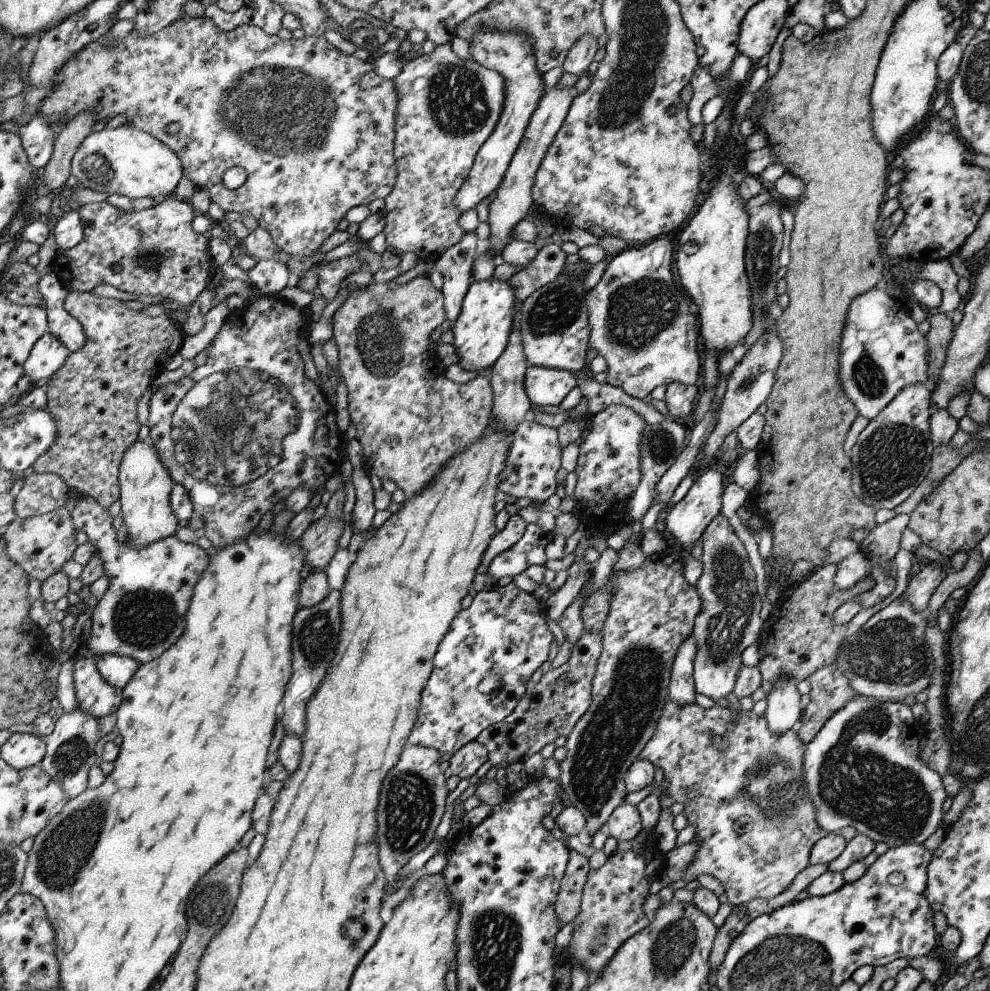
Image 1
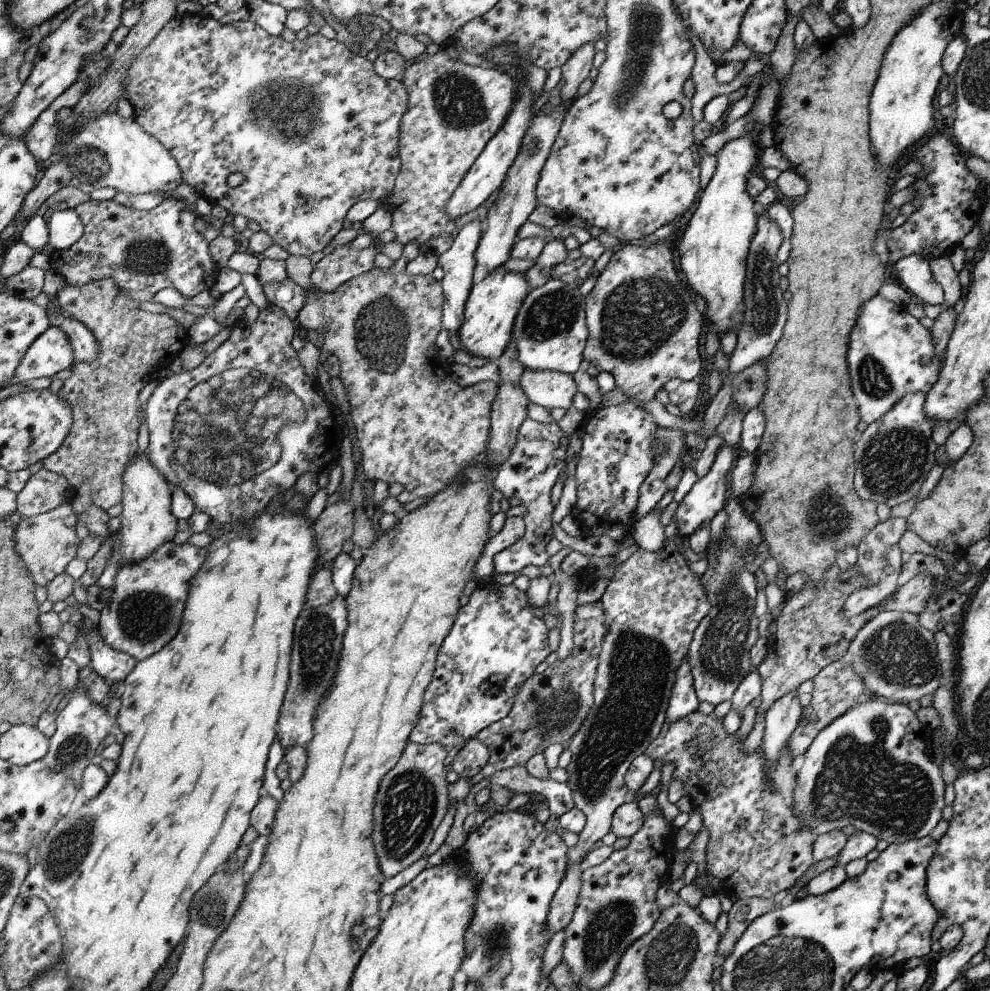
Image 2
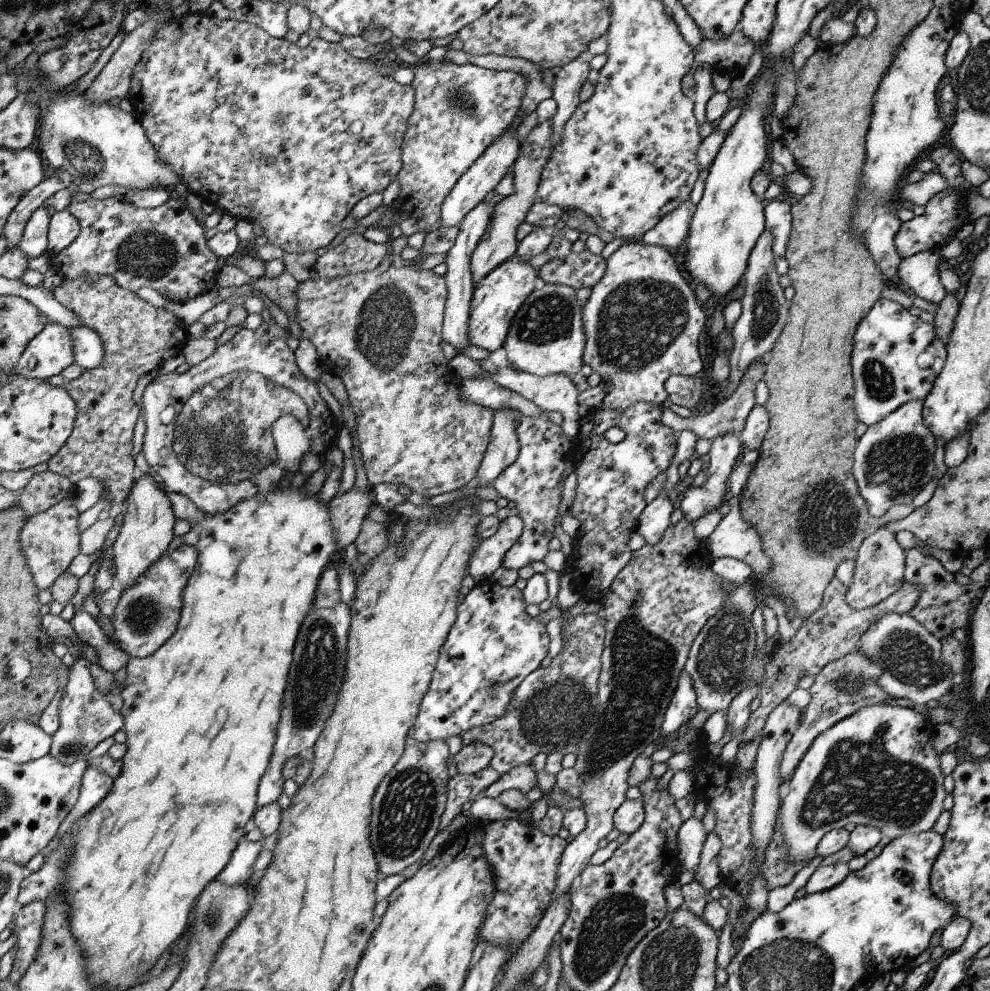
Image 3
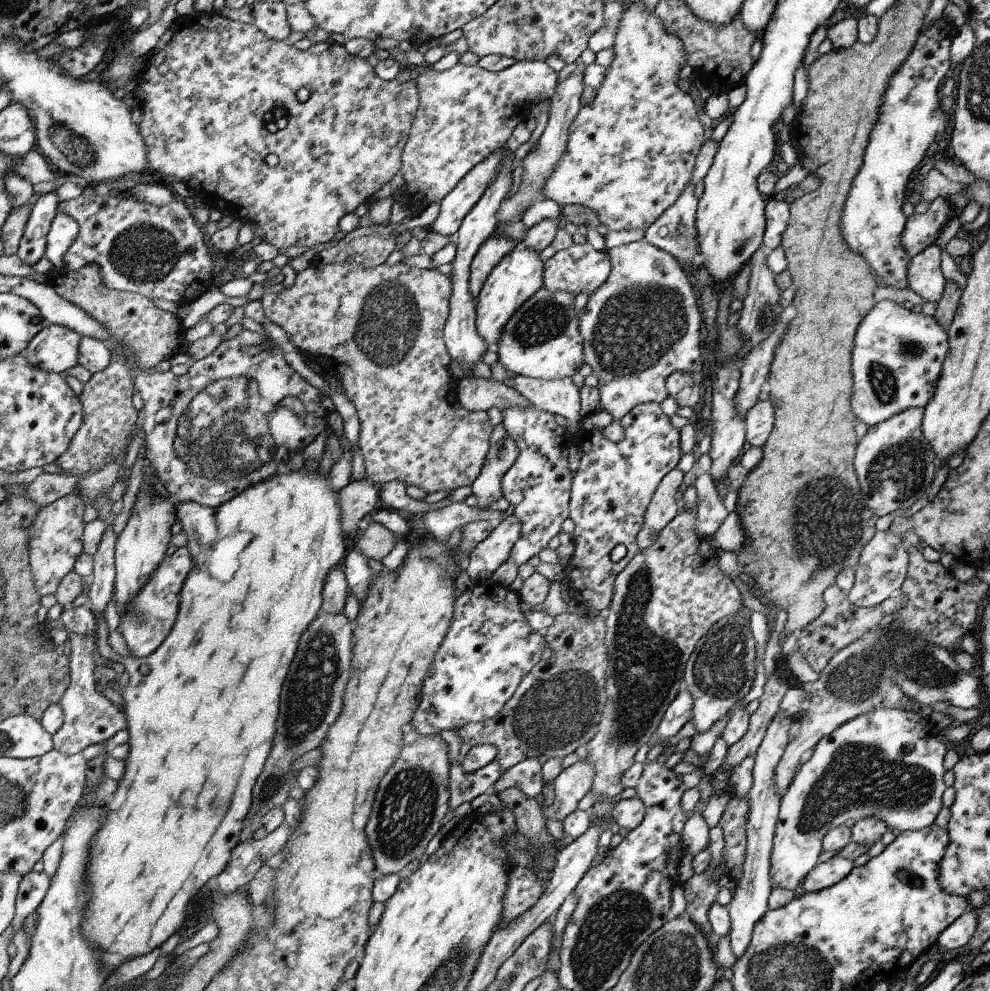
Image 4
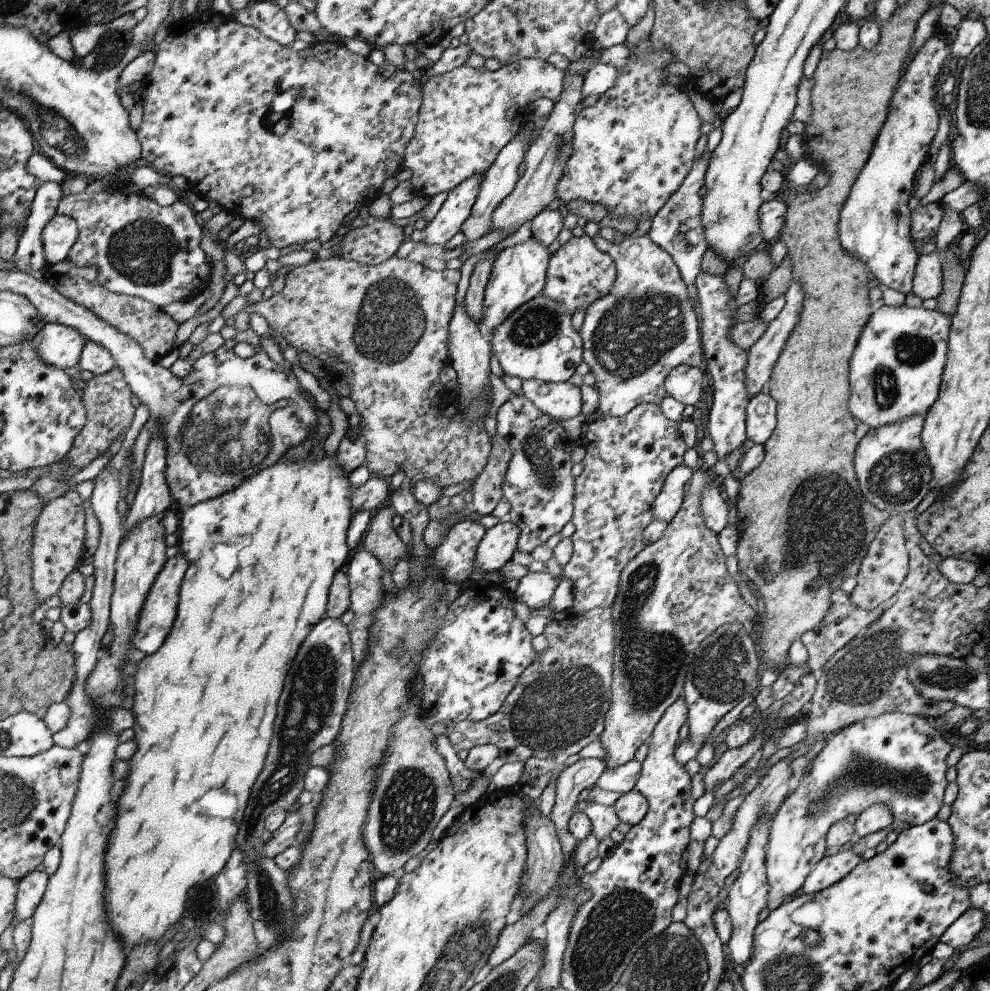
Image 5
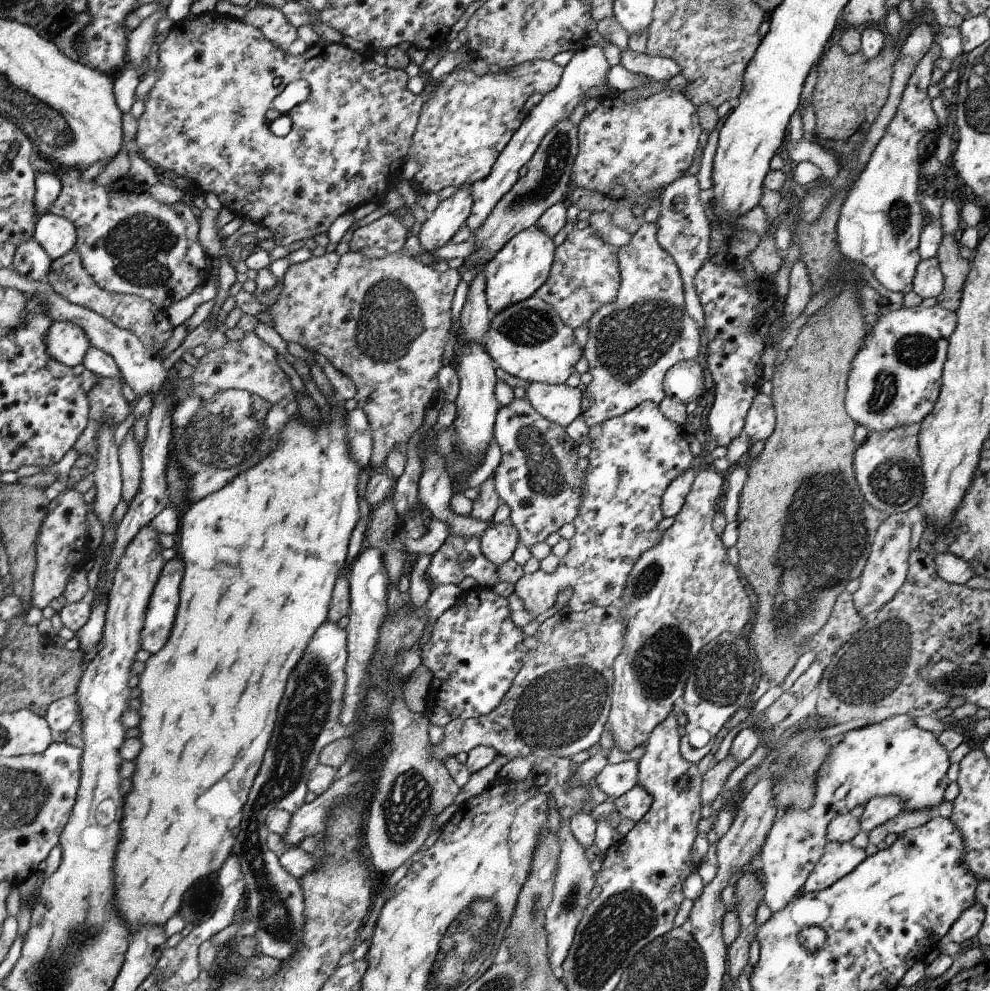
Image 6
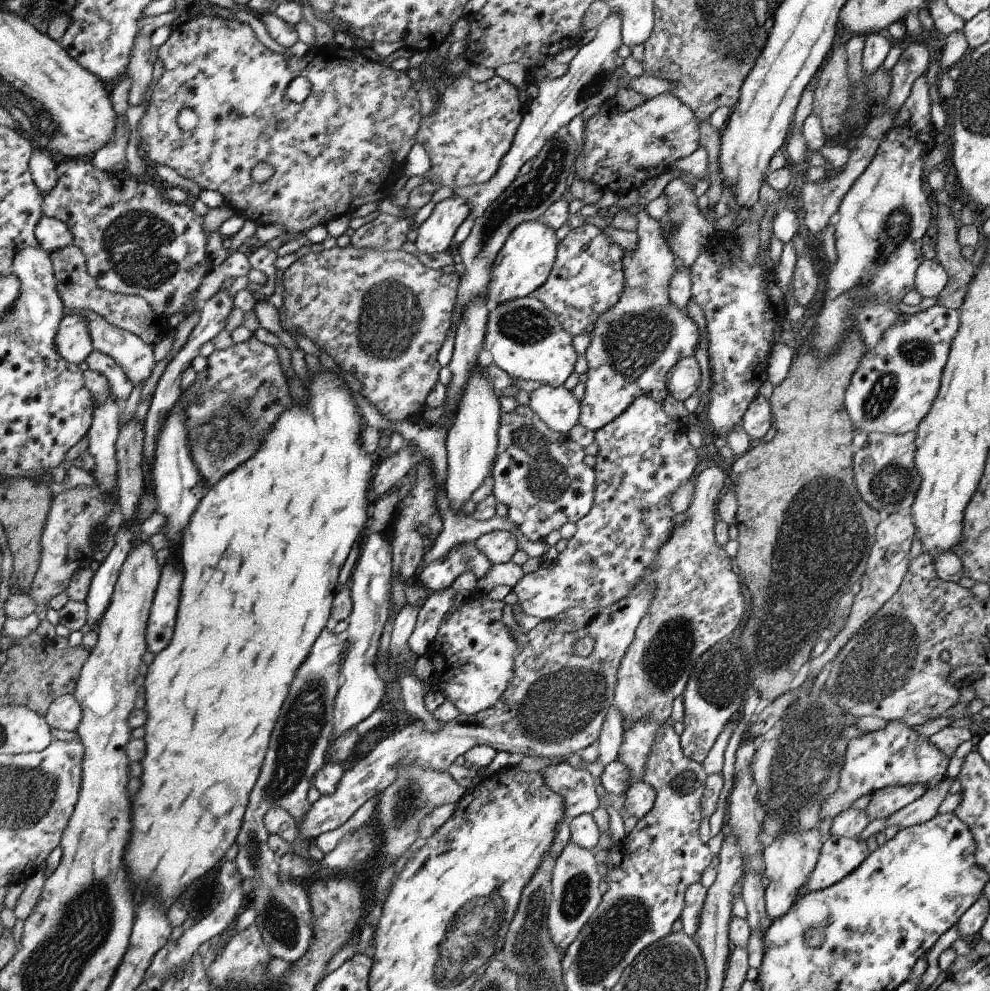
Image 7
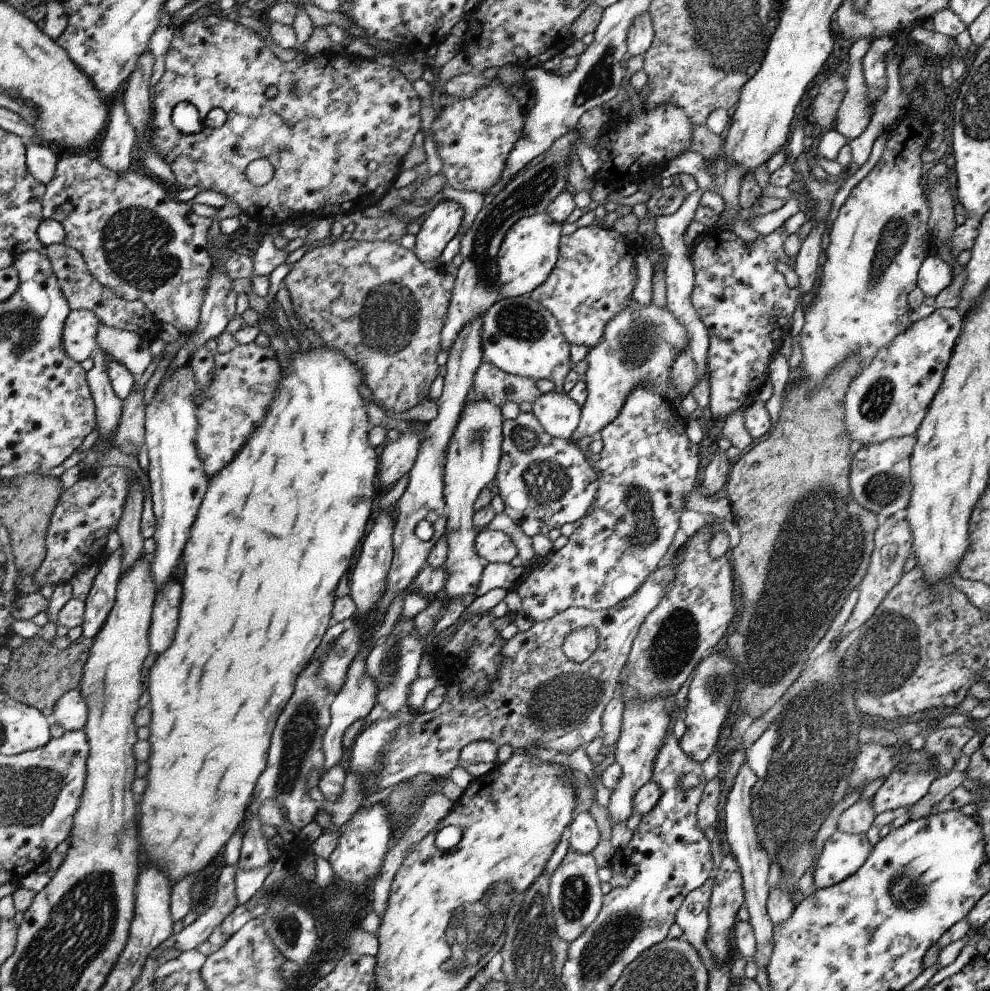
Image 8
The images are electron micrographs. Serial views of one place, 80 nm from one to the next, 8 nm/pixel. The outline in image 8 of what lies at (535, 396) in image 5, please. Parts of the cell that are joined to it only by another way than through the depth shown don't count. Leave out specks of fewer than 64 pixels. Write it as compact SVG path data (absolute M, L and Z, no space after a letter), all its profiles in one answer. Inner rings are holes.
M546 392L533 403L534 416L550 436L571 439L581 418L581 407L564 392Z

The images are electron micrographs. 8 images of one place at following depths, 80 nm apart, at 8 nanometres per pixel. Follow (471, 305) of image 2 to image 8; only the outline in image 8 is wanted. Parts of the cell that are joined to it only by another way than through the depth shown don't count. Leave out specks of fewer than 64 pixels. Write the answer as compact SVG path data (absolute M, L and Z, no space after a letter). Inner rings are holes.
M545 211L523 217L508 230L498 254L498 280L502 296L518 297L529 294L546 281L559 256L562 227L562 223L554 222Z

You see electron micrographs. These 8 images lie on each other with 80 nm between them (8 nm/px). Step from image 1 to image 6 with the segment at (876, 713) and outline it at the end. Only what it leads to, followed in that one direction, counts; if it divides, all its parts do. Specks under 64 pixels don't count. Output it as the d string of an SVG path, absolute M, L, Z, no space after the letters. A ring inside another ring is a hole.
M894 716L882 722L873 722L846 733L844 740L838 742L830 752L826 760L822 762L822 768L816 776L816 790L814 805L808 809L786 808L784 816L777 818L766 836L762 846L760 870L764 873L766 884L763 904L766 904L772 913L782 911L792 901L792 898L804 887L808 876L814 871L816 864L822 858L824 846L828 844L827 827L836 816L847 814L856 806L865 806L878 796L894 794L904 802L903 810L922 810L922 808L934 808L942 804L945 790L949 786L947 771L951 763L949 753L939 744L936 734L921 730L916 726L910 716Z

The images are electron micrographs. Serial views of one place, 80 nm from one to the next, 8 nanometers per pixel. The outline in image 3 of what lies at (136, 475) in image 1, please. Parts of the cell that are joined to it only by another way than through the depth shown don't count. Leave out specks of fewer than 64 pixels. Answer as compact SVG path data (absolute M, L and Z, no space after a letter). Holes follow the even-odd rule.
M153 473L139 474L133 482L130 494L126 499L126 513L124 514L120 533L113 545L116 566L116 585L120 589L132 586L136 579L140 578L150 564L152 564L164 551L174 538L174 518L172 504L166 496L166 492L158 486L158 482L152 478Z

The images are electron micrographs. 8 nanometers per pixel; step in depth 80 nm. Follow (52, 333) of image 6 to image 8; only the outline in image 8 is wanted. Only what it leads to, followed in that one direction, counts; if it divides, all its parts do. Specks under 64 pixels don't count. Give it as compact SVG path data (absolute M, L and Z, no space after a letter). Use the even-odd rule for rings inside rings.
M72 310L64 327L64 348L73 360L84 362L97 351L101 320L90 310Z

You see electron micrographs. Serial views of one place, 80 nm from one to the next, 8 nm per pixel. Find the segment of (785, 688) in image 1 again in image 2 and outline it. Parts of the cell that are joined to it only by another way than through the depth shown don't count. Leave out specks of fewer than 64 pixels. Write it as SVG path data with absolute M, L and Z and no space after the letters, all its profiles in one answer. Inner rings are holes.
M797 691L789 692L776 700L765 712L764 736L760 747L763 748L766 769L783 755L802 718L804 708L800 706L797 695Z

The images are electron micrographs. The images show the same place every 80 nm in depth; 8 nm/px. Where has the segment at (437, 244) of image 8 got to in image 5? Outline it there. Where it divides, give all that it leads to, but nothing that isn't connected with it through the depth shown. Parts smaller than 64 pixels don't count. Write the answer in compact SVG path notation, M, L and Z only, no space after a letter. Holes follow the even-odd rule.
M478 172L466 179L454 192L449 192L448 198L438 214L428 222L423 232L423 242L428 245L441 244L443 246L456 235L464 226L465 221L472 215L476 206L478 190L484 180L485 172Z

